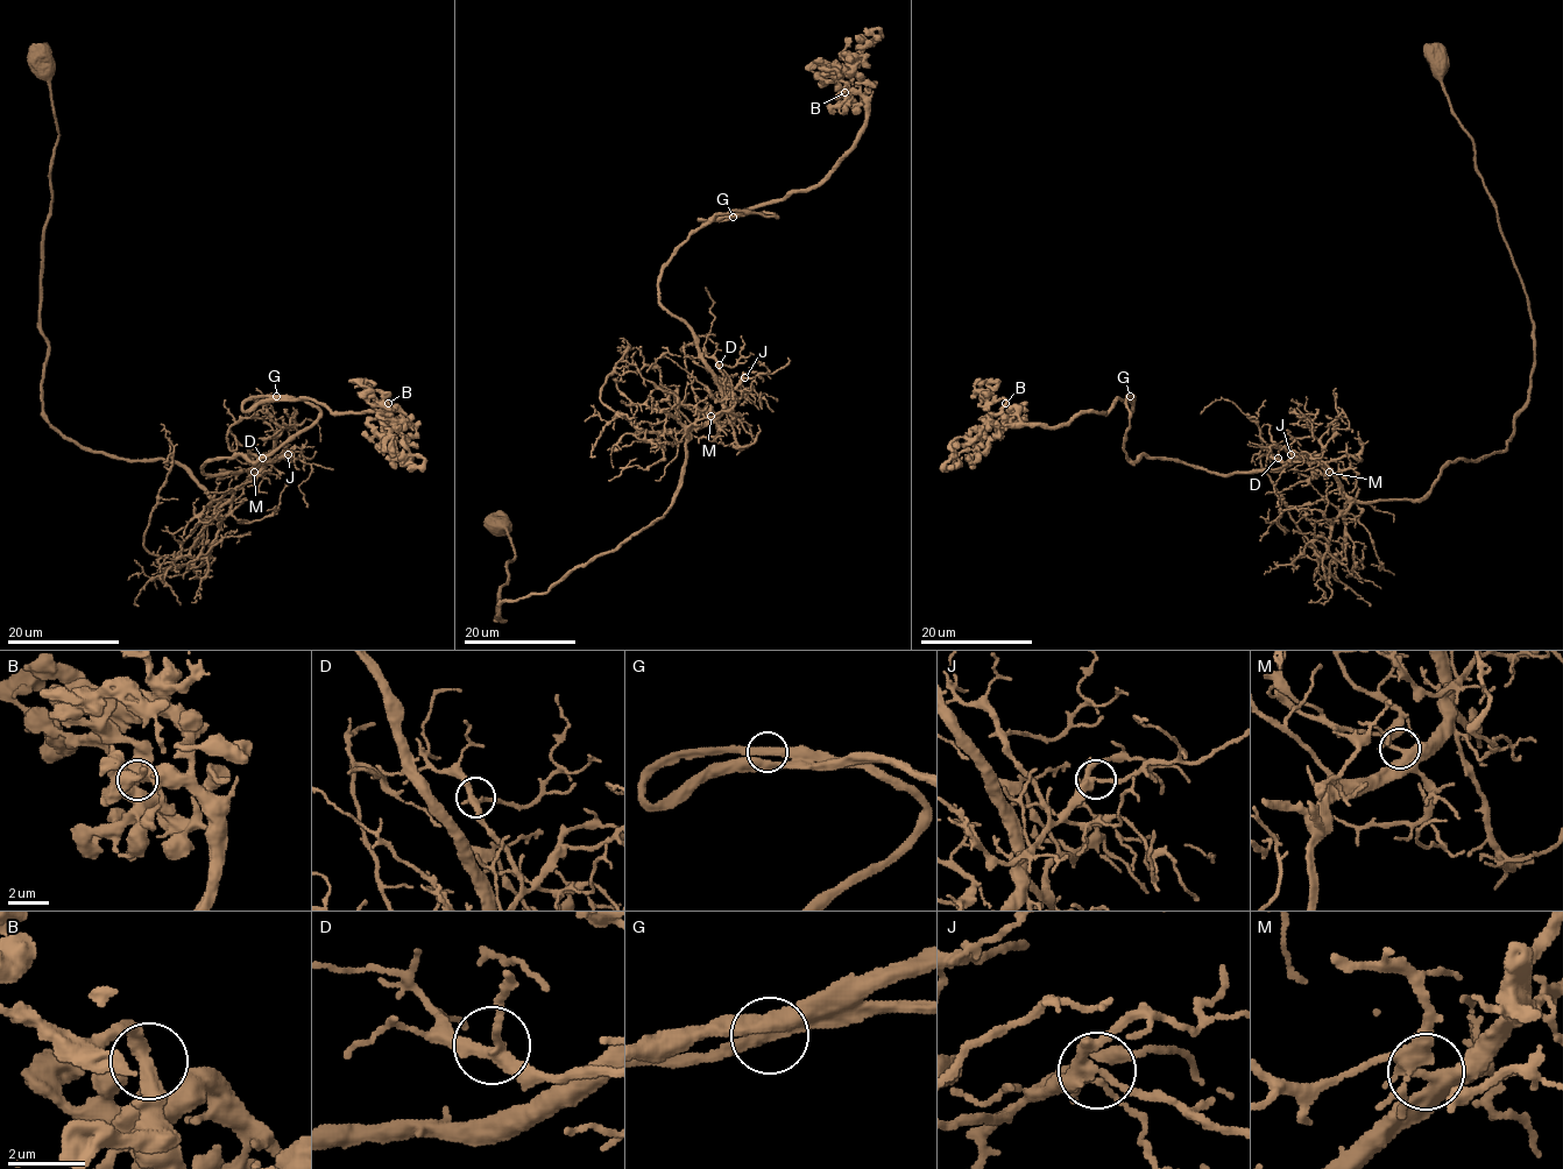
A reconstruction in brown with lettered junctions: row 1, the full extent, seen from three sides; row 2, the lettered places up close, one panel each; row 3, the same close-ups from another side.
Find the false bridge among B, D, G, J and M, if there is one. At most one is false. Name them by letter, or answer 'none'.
none

